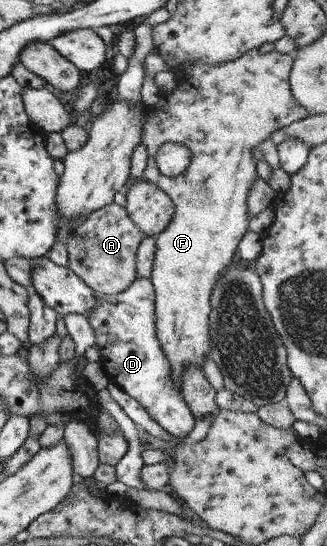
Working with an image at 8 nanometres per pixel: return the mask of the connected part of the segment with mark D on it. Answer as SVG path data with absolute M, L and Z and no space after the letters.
M137 278L118 294L94 294L94 308L86 316L86 320L94 334L94 344L100 348L98 363L107 374L108 381L133 397L148 416L172 438L186 439L188 432L192 430L194 418L170 378L168 360L158 344L153 298L150 281Z

